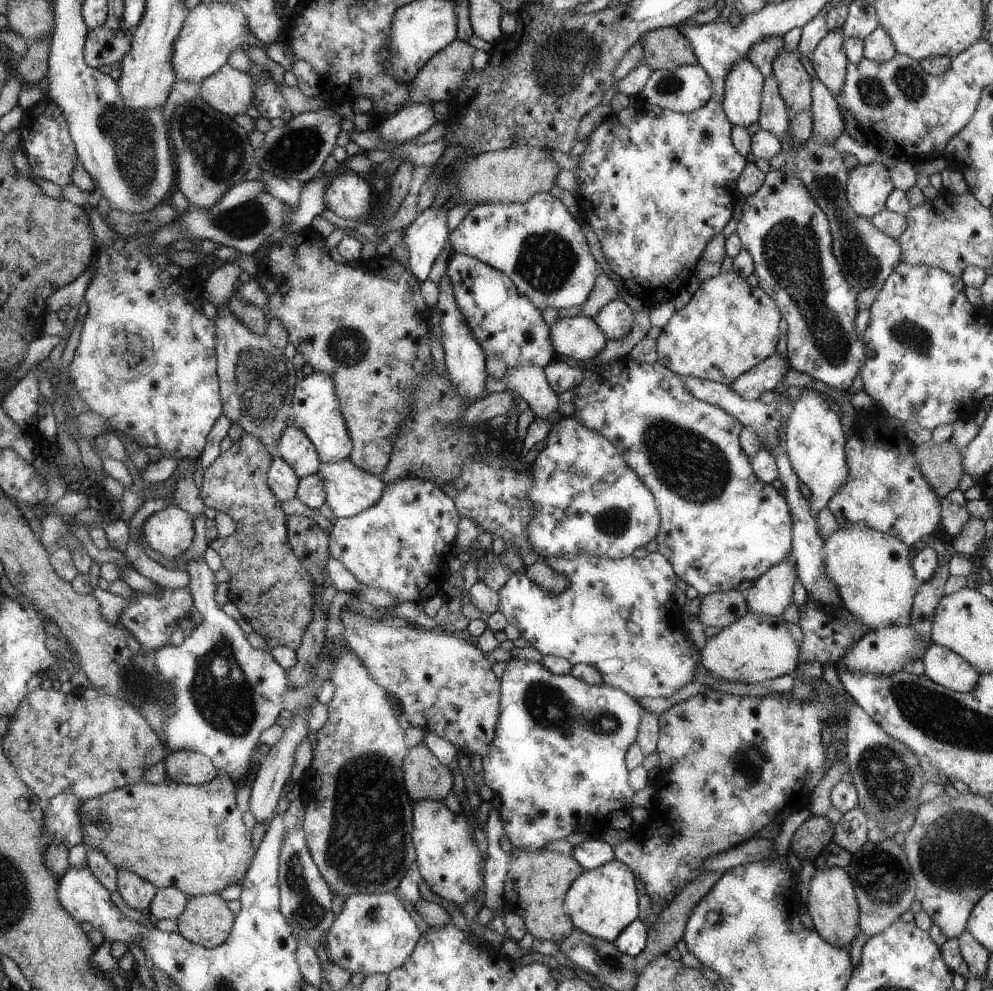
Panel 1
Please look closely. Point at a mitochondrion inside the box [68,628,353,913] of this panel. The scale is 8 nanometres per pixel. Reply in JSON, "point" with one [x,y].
{"point":[226,703]}

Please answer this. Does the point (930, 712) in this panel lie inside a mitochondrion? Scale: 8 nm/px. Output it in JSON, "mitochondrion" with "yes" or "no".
{"mitochondrion":"yes"}

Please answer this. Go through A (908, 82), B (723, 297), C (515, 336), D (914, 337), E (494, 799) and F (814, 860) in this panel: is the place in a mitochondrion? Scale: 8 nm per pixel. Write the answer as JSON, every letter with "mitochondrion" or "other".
{"A":"mitochondrion","B":"other","C":"other","D":"mitochondrion","E":"other","F":"other"}

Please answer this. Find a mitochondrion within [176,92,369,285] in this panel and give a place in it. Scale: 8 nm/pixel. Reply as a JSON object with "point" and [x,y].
{"point":[292,153]}

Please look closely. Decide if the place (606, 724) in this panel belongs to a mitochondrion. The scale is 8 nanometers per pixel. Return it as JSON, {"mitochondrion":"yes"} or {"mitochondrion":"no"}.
{"mitochondrion":"yes"}

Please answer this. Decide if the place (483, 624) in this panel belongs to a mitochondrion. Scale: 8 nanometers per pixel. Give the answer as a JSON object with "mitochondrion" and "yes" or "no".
{"mitochondrion":"no"}

